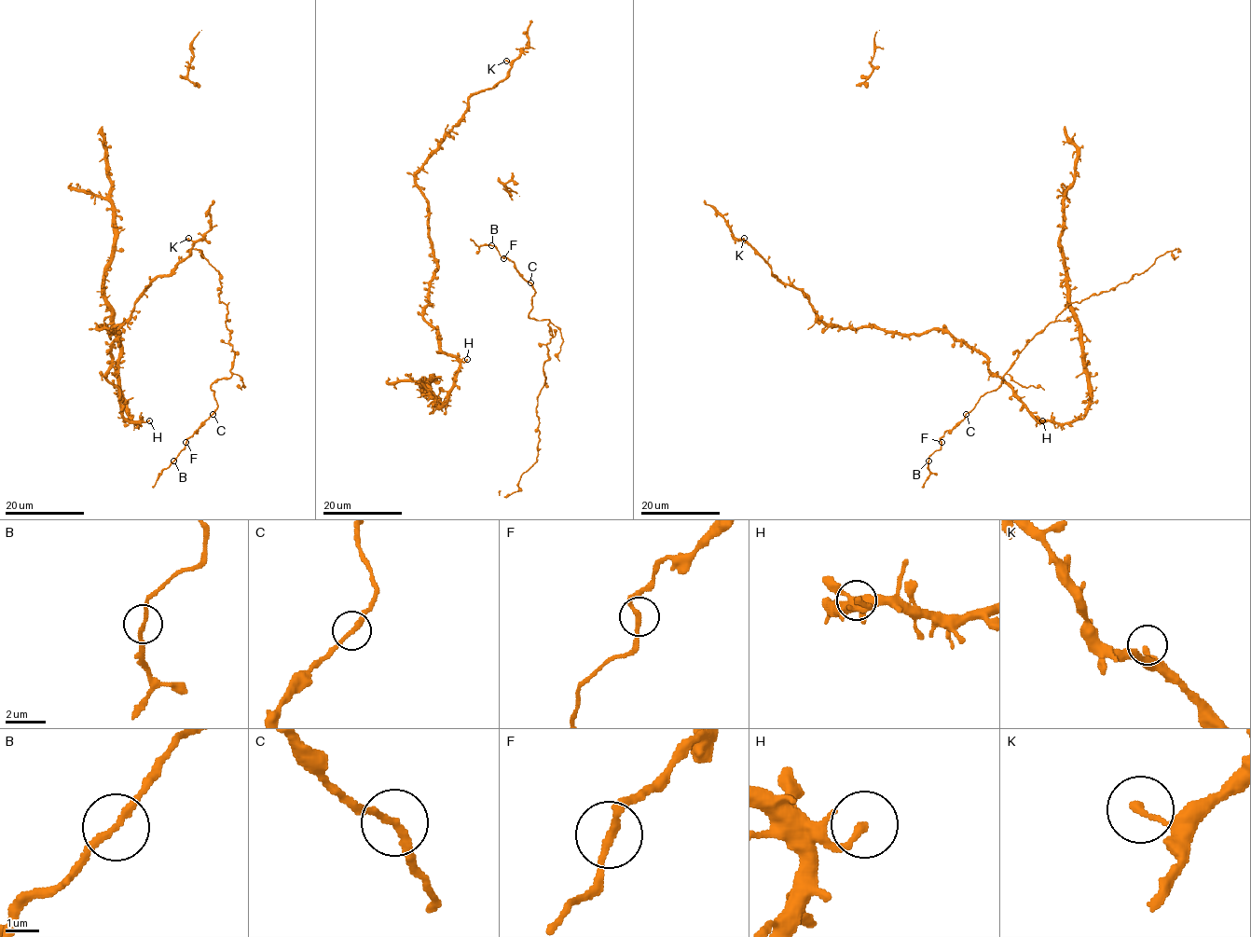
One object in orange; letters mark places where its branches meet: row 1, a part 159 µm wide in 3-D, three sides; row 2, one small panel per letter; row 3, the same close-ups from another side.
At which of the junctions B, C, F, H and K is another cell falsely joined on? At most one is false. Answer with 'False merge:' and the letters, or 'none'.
False merge: none

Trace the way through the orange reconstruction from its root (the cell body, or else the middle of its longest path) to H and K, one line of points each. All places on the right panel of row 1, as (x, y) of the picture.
H: (927, 331), (942, 330), (978, 350), (988, 360), (988, 367), (1016, 392), (1016, 397), (1037, 420), (1042, 420)
K: (927, 331), (893, 334), (873, 327), (826, 326), (817, 317), (809, 300), (774, 275), (772, 268), (744, 238)

